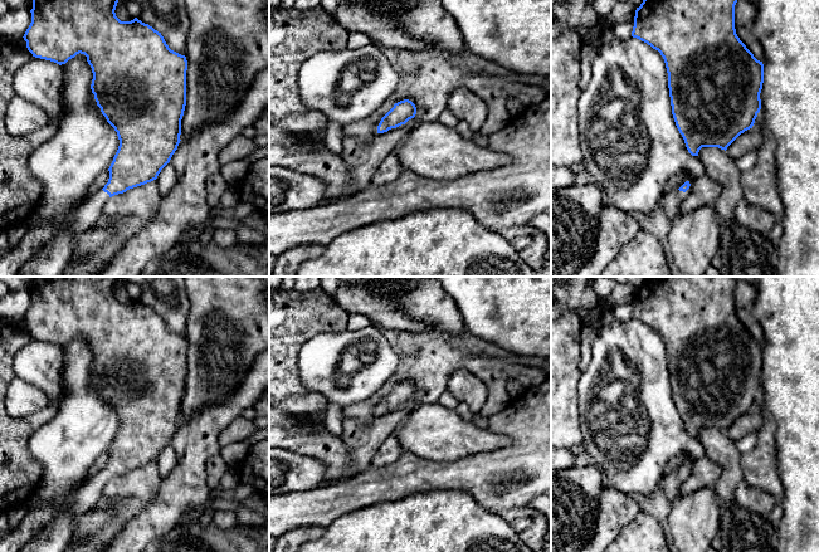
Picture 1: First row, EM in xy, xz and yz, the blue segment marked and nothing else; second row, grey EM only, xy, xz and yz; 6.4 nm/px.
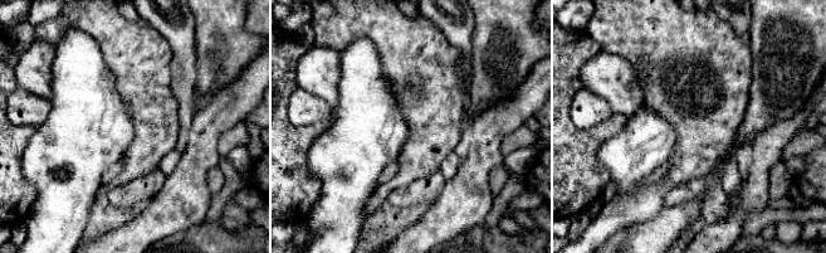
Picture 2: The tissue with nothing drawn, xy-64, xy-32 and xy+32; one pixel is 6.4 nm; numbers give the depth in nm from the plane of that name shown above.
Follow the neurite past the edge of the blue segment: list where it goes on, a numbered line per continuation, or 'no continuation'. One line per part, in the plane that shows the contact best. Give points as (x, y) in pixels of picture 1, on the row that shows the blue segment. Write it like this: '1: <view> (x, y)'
1: xy (88, 211)

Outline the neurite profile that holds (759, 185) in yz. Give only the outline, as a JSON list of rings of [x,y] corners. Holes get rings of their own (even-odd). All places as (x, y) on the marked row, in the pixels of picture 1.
[[[765,132],[757,152],[755,166],[740,175],[742,197],[746,202],[770,211],[777,219],[784,213],[776,181],[776,141]]]

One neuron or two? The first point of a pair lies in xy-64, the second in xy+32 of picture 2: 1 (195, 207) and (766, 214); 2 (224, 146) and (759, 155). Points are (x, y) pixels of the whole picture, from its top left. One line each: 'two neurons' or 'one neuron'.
1: two neurons
2: two neurons

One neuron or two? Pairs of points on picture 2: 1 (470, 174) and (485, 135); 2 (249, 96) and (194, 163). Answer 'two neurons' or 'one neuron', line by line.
1: one neuron
2: one neuron

